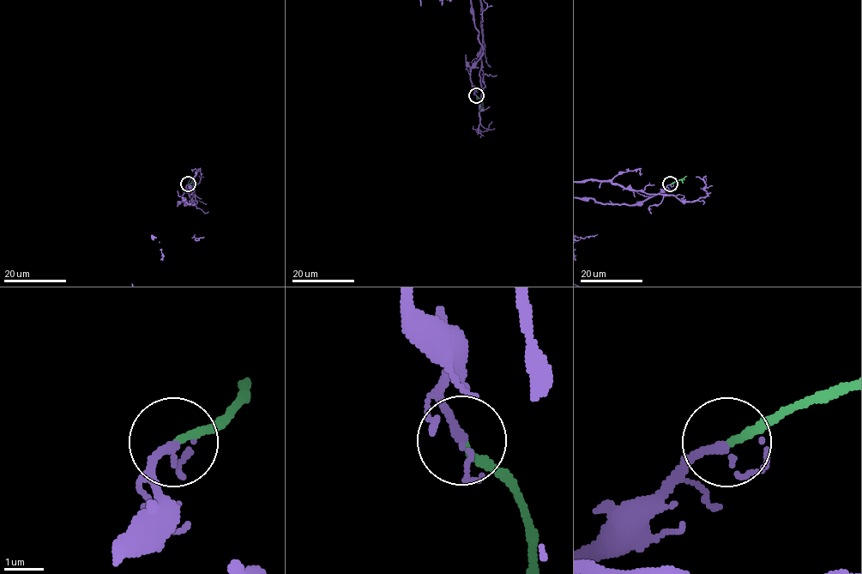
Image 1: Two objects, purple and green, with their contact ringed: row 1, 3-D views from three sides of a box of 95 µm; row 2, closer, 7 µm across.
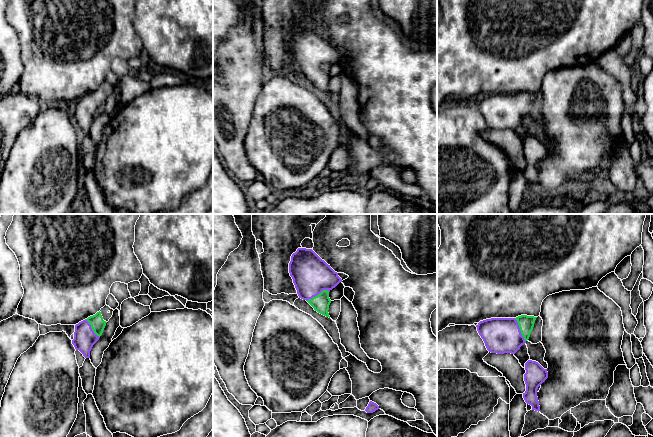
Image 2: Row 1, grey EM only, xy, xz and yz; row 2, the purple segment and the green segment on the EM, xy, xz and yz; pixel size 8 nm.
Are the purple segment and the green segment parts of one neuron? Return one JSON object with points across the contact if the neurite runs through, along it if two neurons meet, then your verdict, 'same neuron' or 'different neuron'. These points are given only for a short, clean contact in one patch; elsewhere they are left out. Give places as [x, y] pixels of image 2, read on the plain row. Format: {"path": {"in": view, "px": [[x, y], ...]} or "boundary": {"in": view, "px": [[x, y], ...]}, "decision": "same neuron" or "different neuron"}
{"path": {"in": "yz", "px": [[501, 111], [507, 111], [519, 106], [526, 99]]}, "decision": "same neuron"}

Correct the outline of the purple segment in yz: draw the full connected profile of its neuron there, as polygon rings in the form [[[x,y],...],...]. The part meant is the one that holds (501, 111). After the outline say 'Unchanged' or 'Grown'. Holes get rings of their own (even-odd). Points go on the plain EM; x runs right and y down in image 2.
[[[491,94],[480,97],[476,103],[489,128],[515,130],[529,115],[536,94]]]. Grown

